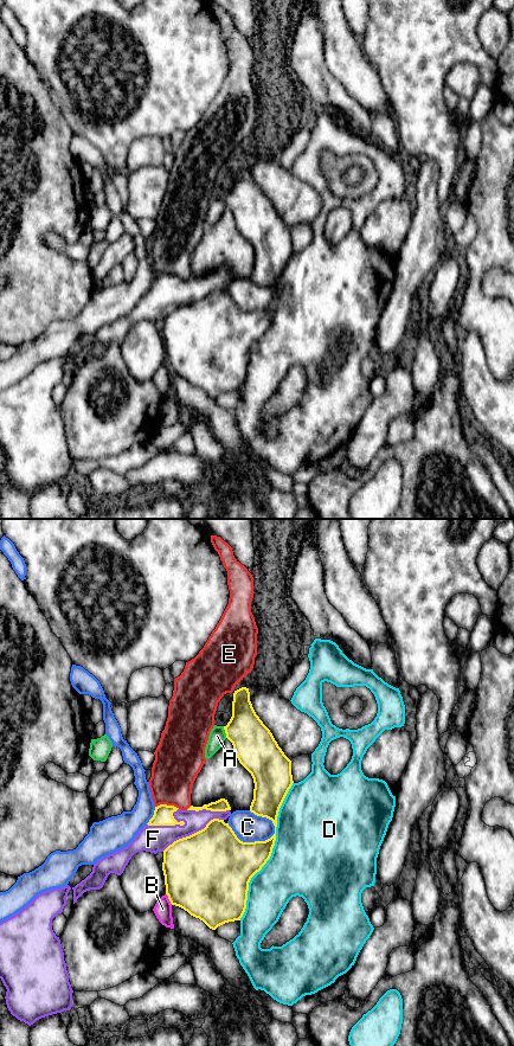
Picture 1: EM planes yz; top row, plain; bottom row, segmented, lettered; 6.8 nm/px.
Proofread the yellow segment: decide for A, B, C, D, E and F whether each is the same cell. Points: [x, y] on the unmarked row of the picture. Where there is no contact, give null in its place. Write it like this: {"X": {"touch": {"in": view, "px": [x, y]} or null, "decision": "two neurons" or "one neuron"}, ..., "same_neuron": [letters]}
{"A": {"touch": {"in": "yz", "px": [225, 201]}, "decision": "two neurons"}, "B": {"touch": {"in": "yz", "px": [168, 367]}, "decision": "two neurons"}, "C": {"touch": {"in": "yz", "px": [249, 312]}, "decision": "two neurons"}, "D": {"touch": {"in": "yz", "px": [271, 320]}, "decision": "two neurons"}, "E": {"touch": {"in": "yz", "px": [166, 274]}, "decision": "two neurons"}, "F": {"touch": {"in": "yz", "px": [192, 303]}, "decision": "one neuron"}, "same_neuron": ["F"]}

